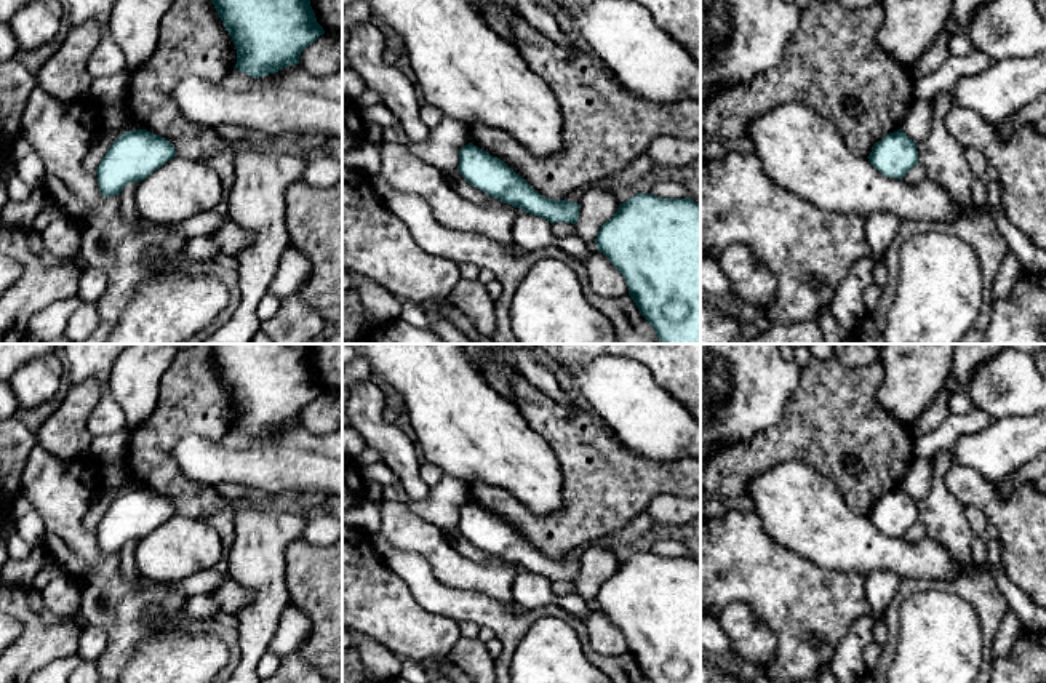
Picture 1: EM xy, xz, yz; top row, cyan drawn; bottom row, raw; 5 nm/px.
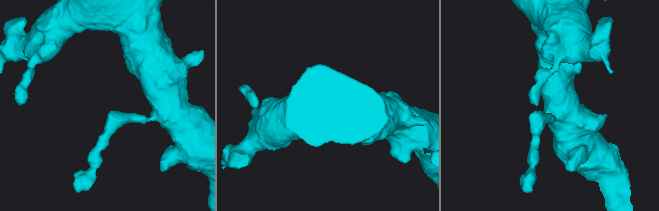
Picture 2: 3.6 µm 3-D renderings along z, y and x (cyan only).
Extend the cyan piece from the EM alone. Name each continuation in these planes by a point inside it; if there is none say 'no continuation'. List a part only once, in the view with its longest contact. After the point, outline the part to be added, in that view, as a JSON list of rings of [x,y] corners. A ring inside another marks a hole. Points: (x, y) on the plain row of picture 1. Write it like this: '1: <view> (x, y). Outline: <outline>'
no continuation

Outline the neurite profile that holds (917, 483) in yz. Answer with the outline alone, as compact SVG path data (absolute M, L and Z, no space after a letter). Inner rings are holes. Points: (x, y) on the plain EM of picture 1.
M932 457L913 459L900 488L912 499L920 501L928 494L931 483L932 483Z

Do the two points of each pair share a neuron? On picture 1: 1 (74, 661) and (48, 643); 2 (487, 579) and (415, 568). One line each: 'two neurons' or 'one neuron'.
1: two neurons
2: two neurons

